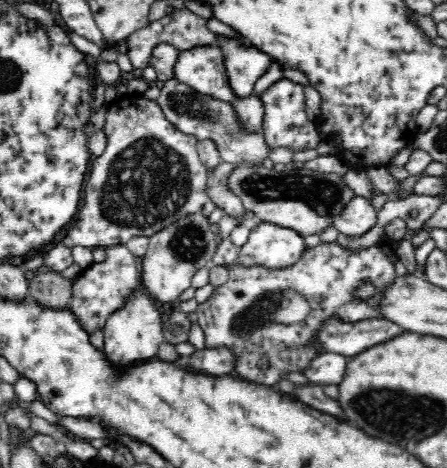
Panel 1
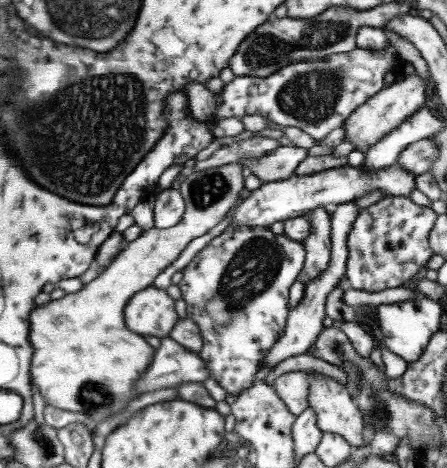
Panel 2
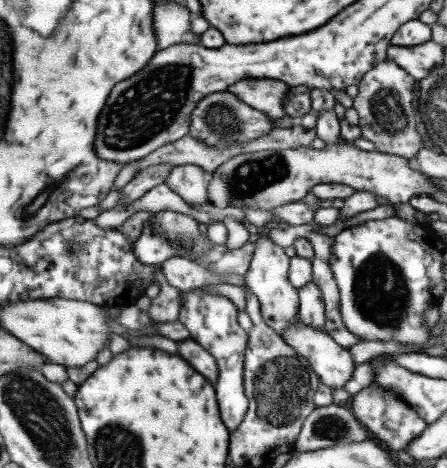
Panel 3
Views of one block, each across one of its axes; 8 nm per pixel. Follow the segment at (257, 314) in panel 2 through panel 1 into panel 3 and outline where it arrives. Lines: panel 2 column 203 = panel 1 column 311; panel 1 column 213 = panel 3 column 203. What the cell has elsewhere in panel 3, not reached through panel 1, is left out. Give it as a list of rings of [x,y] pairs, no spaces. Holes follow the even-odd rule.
[[[203,290],[195,292],[183,292],[183,310],[181,310],[181,322],[185,324],[187,330],[191,330],[193,340],[203,344],[217,360],[219,370],[221,370],[221,380],[217,384],[219,390],[219,406],[223,414],[223,422],[227,422],[227,428],[237,434],[239,428],[243,426],[251,400],[247,398],[247,382],[245,382],[245,368],[247,368],[247,346],[251,342],[249,330],[243,330],[237,322],[239,306],[223,296],[215,294],[205,294]]]

